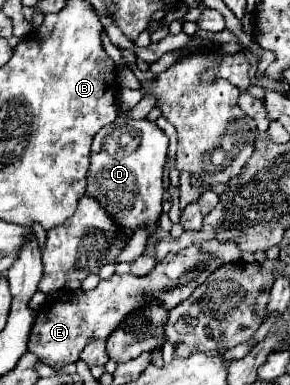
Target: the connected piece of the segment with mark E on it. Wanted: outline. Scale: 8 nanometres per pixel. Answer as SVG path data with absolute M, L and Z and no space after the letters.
M204 241L200 245L192 245L176 255L166 255L152 273L138 277L138 275L112 275L110 279L104 279L96 285L96 289L86 293L62 293L58 299L46 303L36 313L36 325L32 327L30 339L28 339L28 351L36 353L42 363L46 363L52 369L62 369L64 365L76 363L82 349L90 339L104 339L108 333L116 331L120 327L120 321L128 317L128 313L134 313L136 309L142 309L150 305L152 301L158 305L164 305L164 309L174 309L182 301L186 301L192 291L206 281L220 265L232 263L240 259L240 249L234 243L220 243L220 241Z

